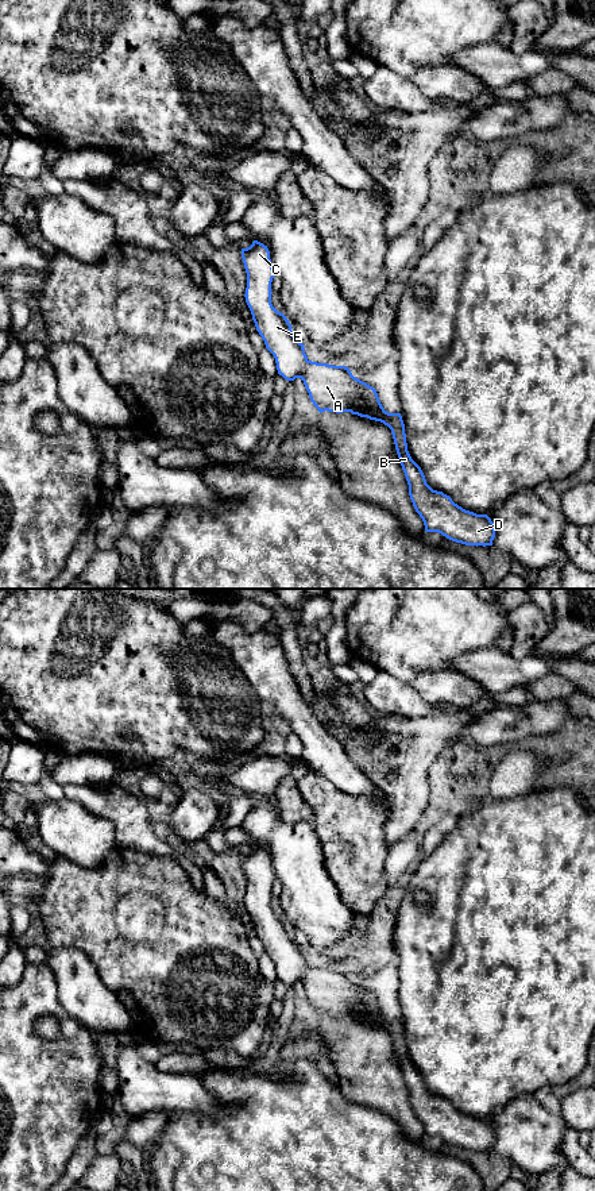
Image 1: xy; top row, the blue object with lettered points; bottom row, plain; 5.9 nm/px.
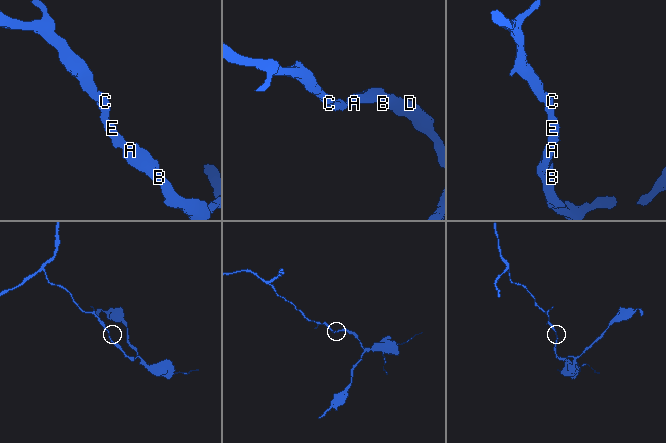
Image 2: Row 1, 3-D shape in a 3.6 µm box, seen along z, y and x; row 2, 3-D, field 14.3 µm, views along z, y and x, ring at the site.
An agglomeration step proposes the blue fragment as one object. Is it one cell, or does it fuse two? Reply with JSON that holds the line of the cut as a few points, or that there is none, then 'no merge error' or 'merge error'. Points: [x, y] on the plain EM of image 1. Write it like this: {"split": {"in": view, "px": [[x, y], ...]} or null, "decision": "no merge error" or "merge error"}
{"split": null, "decision": "no merge error"}

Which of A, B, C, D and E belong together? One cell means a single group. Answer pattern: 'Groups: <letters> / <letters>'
Groups: A B C D E

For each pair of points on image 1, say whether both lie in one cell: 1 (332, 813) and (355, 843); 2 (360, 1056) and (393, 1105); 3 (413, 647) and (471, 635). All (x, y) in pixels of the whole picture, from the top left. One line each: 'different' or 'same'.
1: same
2: same
3: same

